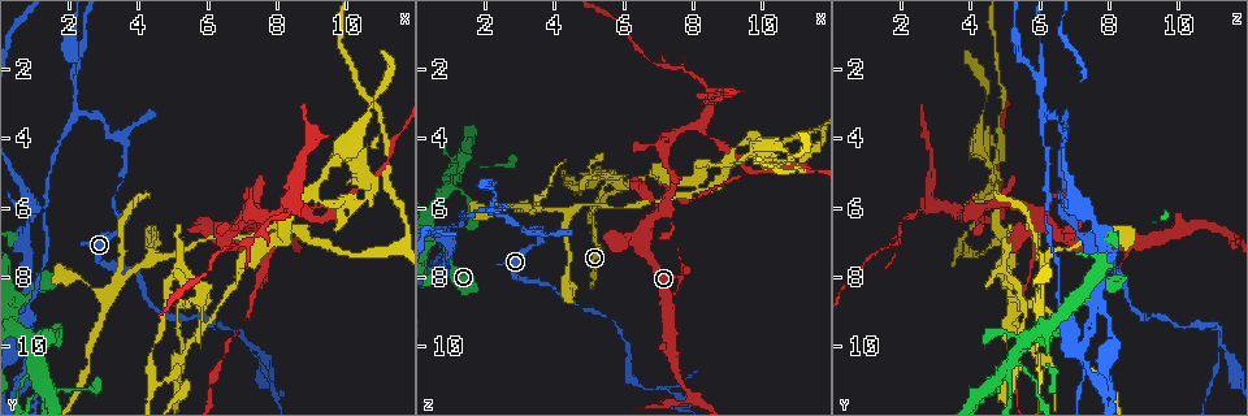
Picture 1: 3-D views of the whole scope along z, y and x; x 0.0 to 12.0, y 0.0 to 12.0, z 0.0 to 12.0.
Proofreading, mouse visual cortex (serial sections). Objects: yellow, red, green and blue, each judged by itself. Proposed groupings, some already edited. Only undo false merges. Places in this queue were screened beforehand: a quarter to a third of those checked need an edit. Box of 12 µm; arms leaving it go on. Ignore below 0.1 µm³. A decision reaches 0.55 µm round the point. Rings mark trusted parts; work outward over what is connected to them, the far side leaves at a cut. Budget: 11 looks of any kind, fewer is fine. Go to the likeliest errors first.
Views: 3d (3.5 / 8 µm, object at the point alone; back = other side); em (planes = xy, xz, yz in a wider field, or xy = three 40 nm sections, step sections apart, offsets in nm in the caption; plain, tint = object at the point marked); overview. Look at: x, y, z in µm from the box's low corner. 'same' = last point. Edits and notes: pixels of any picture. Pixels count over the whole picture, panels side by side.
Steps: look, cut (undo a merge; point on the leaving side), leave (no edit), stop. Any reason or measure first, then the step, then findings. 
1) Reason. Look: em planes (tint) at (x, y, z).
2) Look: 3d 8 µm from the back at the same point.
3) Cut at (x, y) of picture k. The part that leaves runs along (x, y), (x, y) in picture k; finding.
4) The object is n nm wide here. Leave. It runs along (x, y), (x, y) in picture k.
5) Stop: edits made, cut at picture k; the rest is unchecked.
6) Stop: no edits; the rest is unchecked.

Abrupt turn. Look: 3d 3.5 µm at (5.7, 8.6, 5.2).

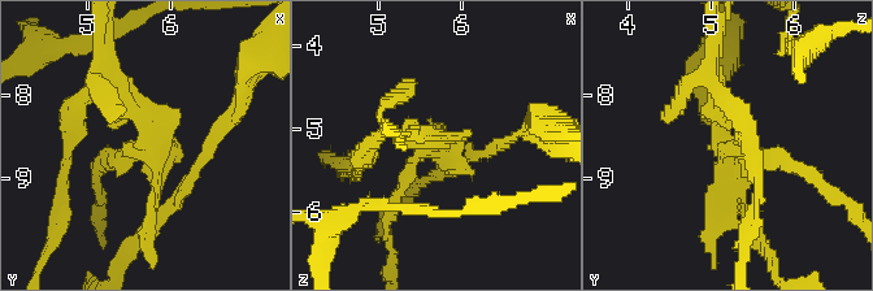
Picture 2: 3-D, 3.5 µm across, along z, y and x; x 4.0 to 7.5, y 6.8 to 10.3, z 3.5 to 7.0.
Look: em xy step 2 (tint) at (5.70, 8.70, 5.20).

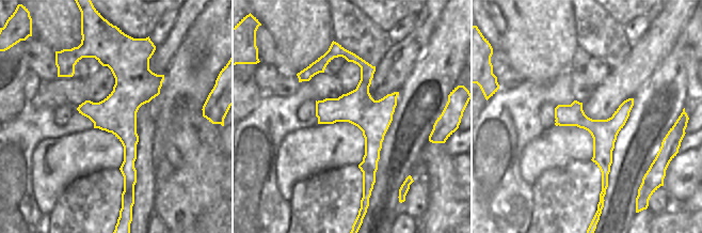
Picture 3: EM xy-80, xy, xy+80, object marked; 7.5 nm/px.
The object is 260 nm wide here. Cut at (92, 72) of picture 2. The part that leaves runs along (418, 156), (480, 153) in picture 2; two cells meet here.

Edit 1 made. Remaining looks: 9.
Sharp bend. Look: em xy step 2 (tint) at (2.5, 3.3, 6.2).

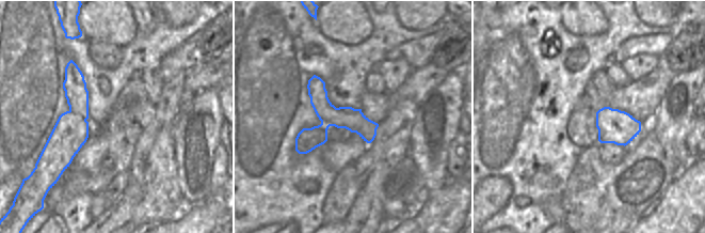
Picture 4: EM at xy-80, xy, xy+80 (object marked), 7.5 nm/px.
See where the arms go. Look: 3d 3.5 µm at the same point.

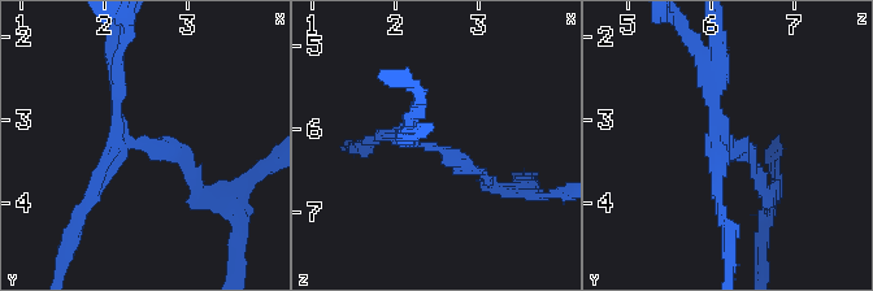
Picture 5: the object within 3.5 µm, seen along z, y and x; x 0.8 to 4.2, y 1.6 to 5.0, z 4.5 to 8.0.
3 arms meet here; the arms are 100, 150, 200 nm wide. Cut at (98, 178) of picture 5. The part that leaves runs along (122, 144), (79, 212), (66, 252) in picture 5; two cells meet here.

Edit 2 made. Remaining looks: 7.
Look: 3d 3.5 µm at (7.2, 10.0, 11.2).

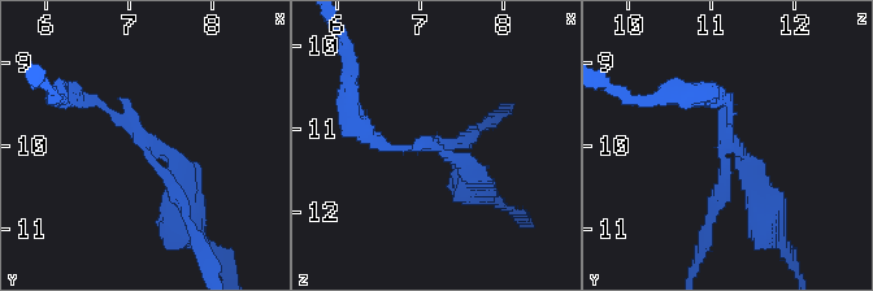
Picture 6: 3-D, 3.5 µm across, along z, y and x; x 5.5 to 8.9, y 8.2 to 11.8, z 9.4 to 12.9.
3 arms meet here; the arms are 150, 200, 350 nm wide. Look: em xy step 3 (tint) at (7.15, 9.95, 11.15).

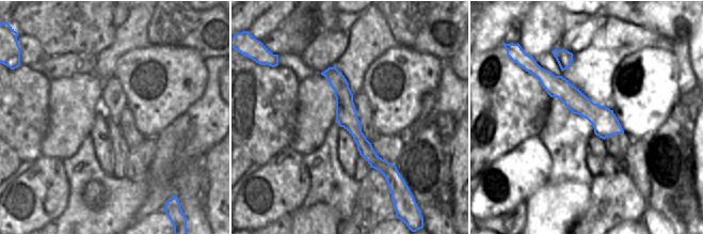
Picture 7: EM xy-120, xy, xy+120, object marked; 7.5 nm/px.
Cut at (717, 190) of picture 6. Two cells meet here.

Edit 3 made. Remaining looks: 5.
Redraw. Look: overview.

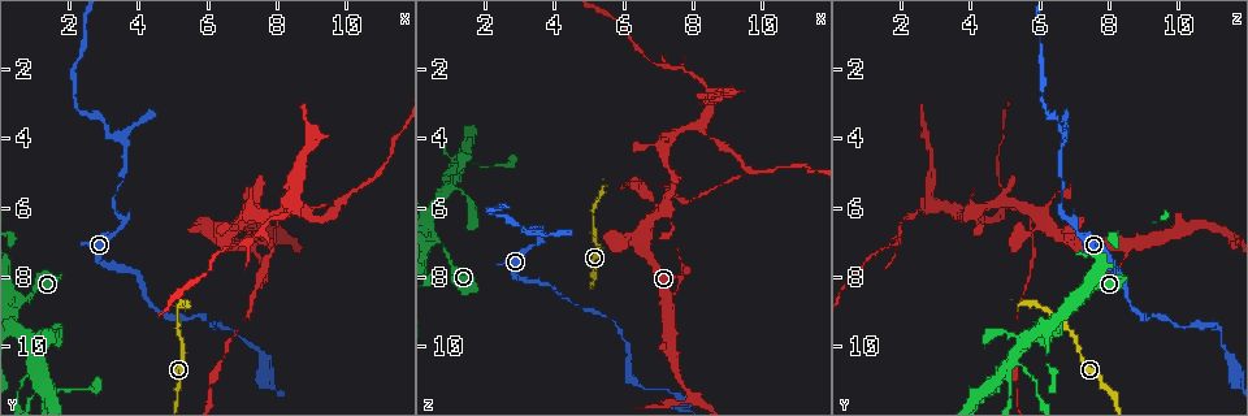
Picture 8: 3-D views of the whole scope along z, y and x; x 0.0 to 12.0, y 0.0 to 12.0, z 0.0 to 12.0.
Branch point. Look: 3d 3.5 µm at (8.4, 6.0, 2.8).

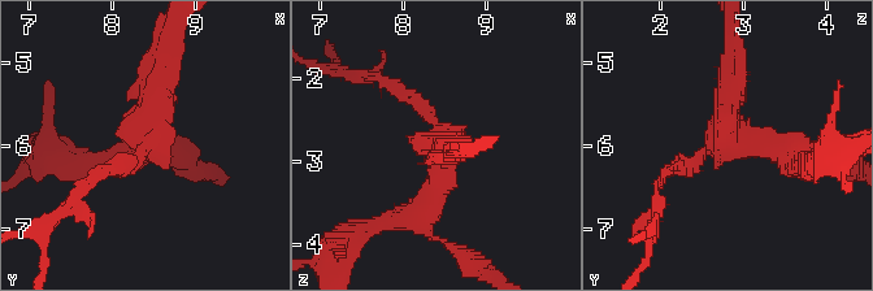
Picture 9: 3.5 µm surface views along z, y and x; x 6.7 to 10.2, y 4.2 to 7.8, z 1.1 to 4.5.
Look: em xy step 2 (tint) at (8.45, 5.95, 2.80).

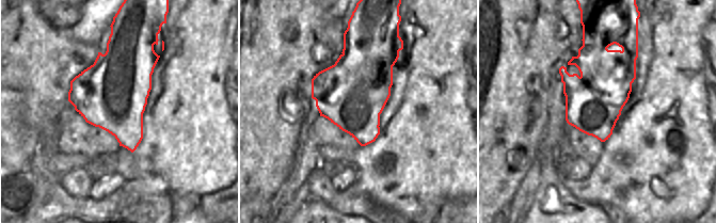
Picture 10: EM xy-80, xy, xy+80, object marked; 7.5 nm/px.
The arms are 200, 300, 300 nm wide. Cut at (402, 98) of picture 9. The part that leaves runs along (442, 126), (394, 83), (359, 77) in picture 9; two cells meet here.

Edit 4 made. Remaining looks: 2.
Stop: edits made, cut at picture 2, cut at picture 5, cut at picture 6, cut at picture 9; the rest is unchecked.

